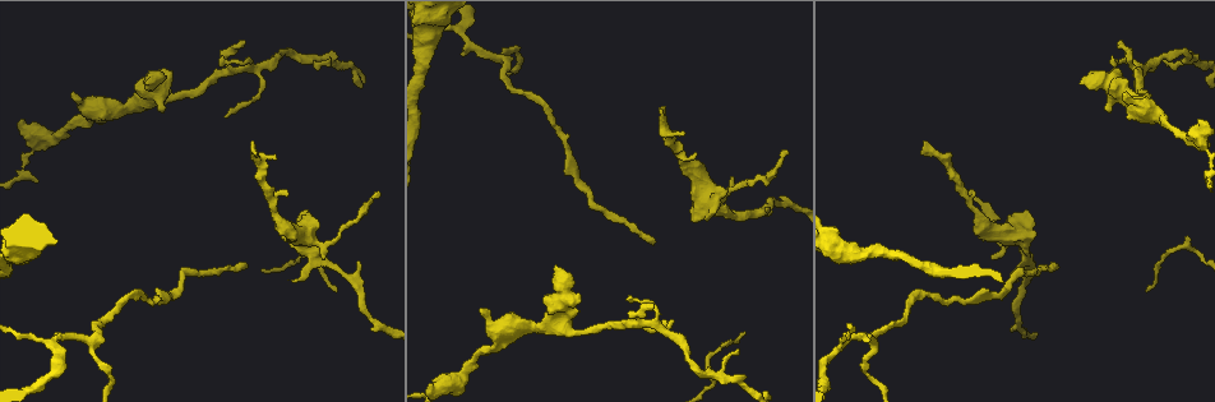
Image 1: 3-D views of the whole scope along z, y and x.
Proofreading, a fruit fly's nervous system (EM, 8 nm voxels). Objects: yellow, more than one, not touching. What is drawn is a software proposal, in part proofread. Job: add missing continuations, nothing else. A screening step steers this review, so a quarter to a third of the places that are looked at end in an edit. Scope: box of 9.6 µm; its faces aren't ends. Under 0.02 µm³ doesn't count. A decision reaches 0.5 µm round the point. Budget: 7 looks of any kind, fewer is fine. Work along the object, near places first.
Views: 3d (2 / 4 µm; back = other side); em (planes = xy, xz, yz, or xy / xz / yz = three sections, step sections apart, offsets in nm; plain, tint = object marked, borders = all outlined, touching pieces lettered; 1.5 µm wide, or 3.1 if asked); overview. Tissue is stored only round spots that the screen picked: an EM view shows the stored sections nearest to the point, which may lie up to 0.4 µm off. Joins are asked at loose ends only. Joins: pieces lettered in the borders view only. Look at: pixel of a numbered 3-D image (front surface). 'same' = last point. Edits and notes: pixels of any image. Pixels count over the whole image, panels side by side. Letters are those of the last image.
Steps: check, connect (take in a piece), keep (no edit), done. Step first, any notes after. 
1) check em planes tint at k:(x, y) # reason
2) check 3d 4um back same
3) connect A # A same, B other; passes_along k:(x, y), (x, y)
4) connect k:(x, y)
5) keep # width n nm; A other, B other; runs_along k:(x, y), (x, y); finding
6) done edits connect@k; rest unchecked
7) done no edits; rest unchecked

check 3d 2um at 1:(655, 243) # thin end

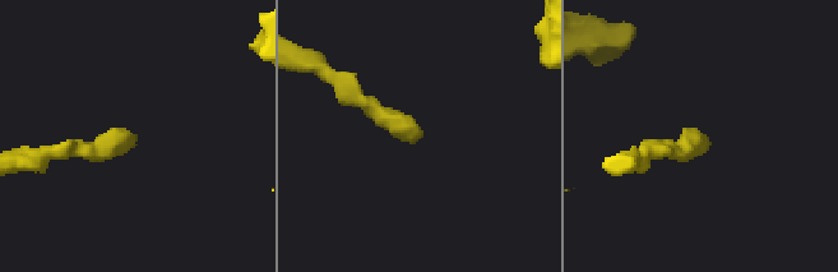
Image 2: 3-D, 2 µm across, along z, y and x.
check em planes tint at 2:(706, 139) # shape alone is not enough

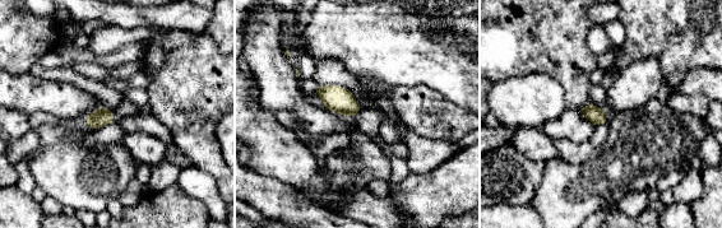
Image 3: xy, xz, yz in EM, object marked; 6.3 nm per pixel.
check em planes borders same

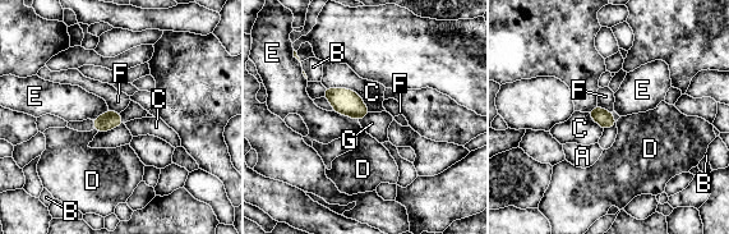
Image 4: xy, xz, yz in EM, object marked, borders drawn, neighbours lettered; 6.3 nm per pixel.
connect G # longest_contact C 320 nm; A other, B other, C other, D other, E other, F other, G same; passes_along 4:(347, 102), (363, 116), (377, 124); it goes on there

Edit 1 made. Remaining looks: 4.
check overview # redraw

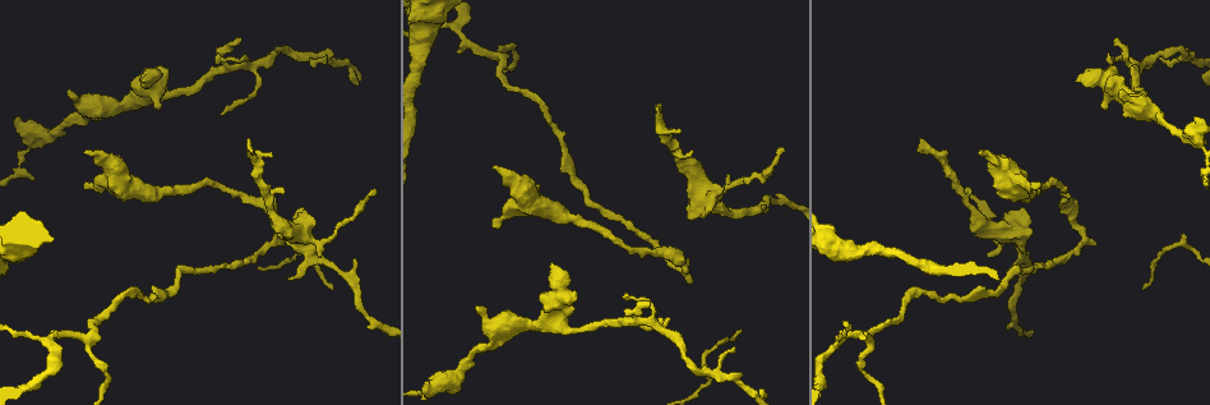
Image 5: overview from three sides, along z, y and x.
check 3d 2um at 5:(1116, 39) # tapers out

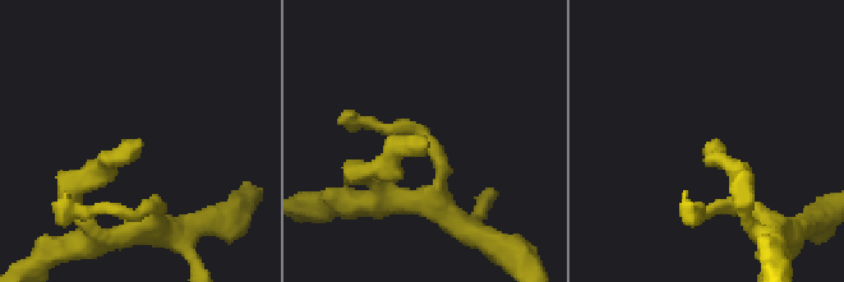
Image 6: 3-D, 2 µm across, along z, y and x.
check em planes borders at 6:(716, 141)

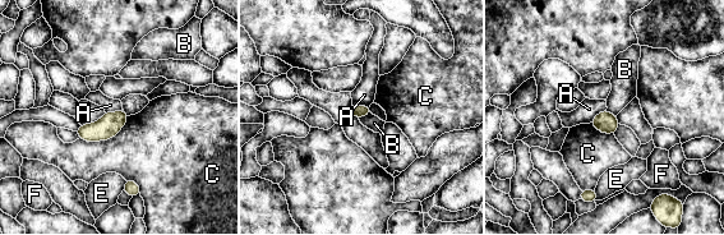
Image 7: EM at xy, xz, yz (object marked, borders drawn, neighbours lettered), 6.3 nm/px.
keep # A other, B other, C other, E other, F other; border 7:(123, 110), (105, 113); none of them fits

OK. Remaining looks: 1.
done edits connect@4; rest unchecked

